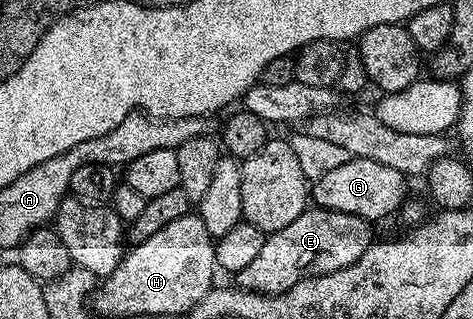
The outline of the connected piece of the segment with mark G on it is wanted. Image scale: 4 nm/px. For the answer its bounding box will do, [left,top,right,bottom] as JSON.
[310,156,406,222]

